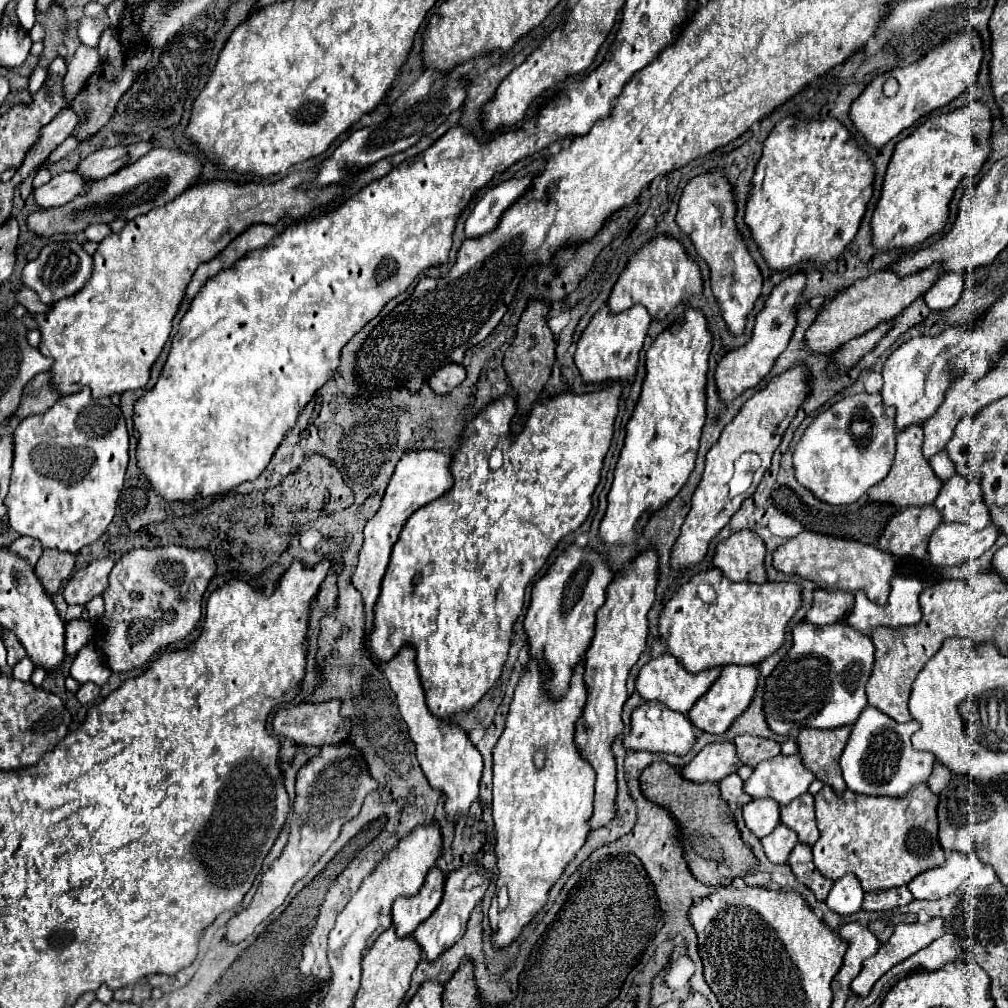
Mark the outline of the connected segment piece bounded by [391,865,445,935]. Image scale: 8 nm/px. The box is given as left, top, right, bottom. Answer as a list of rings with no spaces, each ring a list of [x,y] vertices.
[[[433,865],[417,895],[395,899],[391,913],[393,925],[399,931],[399,935],[413,933],[437,909],[443,897],[443,887],[445,875],[437,869],[437,865]]]

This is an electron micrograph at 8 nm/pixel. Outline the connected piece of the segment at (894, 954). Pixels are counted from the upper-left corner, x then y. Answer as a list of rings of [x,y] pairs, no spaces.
[[[929,919],[927,923],[899,923],[891,939],[879,947],[879,951],[863,963],[861,973],[851,981],[851,991],[855,995],[867,997],[875,981],[887,973],[893,965],[915,955],[919,949],[933,943],[943,935],[943,921]]]

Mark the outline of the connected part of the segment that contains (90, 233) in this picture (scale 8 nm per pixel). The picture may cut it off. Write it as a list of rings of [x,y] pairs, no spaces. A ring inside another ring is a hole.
[[[95,223],[95,225],[91,225],[91,227],[85,229],[87,239],[89,241],[97,241],[97,243],[101,243],[109,233],[111,233],[111,227],[107,223]]]

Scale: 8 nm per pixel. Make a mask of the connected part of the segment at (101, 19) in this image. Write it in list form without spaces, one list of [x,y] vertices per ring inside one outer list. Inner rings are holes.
[[[101,13],[99,17],[87,17],[87,15],[83,15],[79,19],[79,25],[77,25],[77,37],[79,37],[81,45],[97,49],[103,31],[109,29],[109,27],[113,27],[113,25],[111,25],[111,19],[109,19],[107,13]]]

